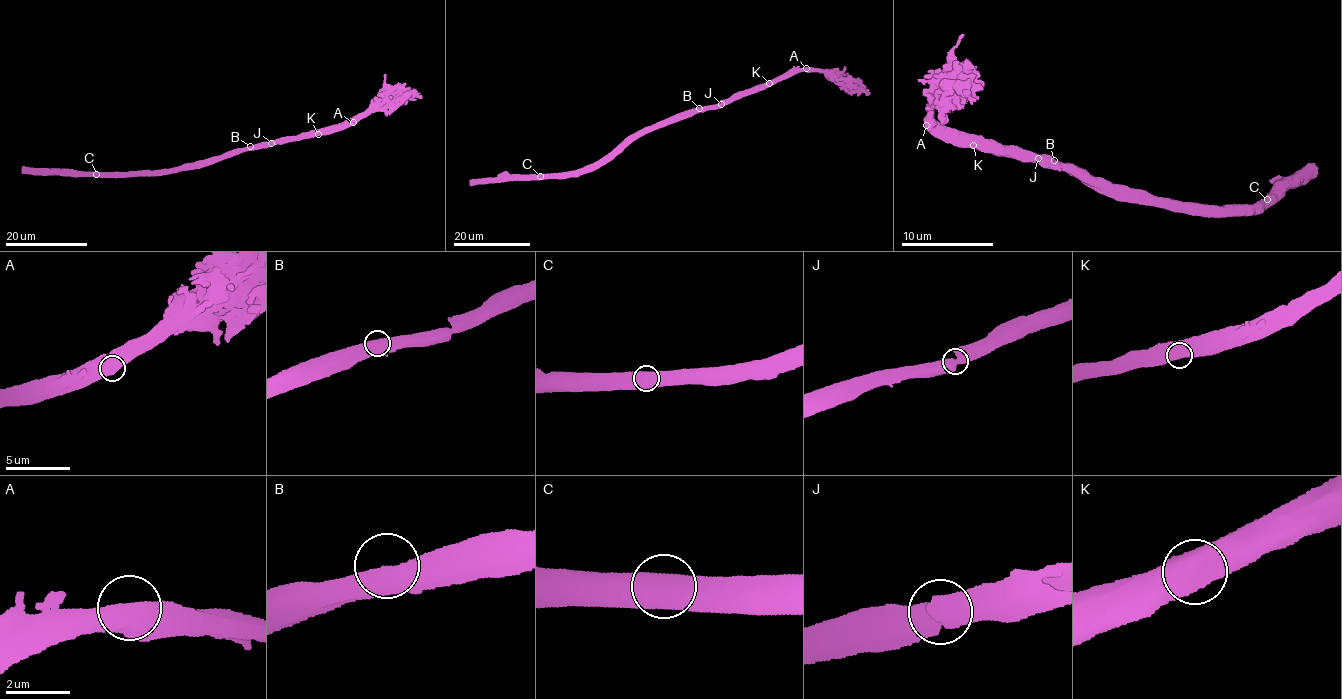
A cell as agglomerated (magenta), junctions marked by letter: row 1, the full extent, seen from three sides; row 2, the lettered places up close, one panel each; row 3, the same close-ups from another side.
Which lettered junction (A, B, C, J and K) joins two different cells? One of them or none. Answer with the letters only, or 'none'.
none

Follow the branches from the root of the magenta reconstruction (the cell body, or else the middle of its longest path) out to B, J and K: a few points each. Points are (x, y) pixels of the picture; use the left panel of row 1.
B: (227, 155), (250, 146)
J: (227, 155), (271, 142)
K: (227, 155), (249, 148), (318, 134)

